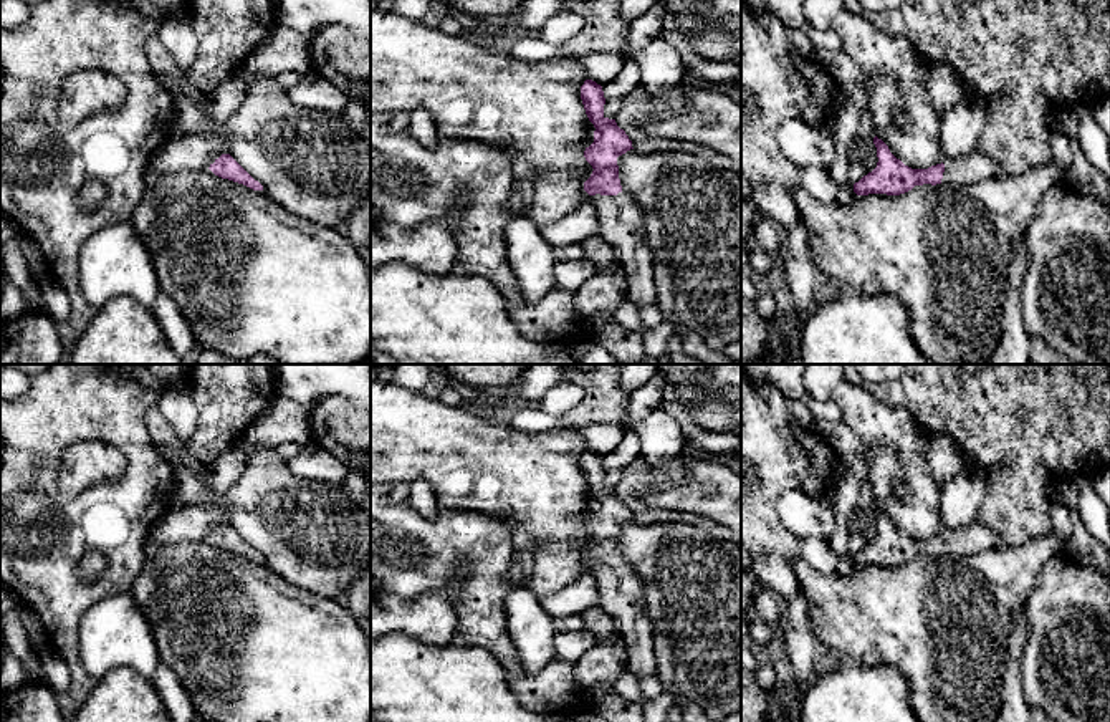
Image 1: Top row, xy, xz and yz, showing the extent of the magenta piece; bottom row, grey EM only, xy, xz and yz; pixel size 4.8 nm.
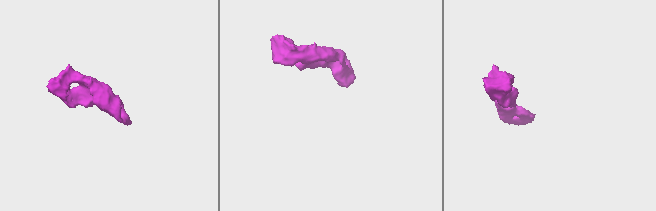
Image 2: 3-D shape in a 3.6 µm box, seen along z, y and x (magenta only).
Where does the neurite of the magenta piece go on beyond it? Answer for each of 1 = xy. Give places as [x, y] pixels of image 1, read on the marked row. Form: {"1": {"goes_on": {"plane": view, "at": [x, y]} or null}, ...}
{"1": {"goes_on": null}}

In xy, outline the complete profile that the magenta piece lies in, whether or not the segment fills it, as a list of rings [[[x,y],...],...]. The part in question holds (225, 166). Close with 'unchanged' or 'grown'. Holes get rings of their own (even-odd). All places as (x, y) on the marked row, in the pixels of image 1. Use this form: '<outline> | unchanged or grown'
[[[222,154],[208,169],[222,179],[243,184],[253,190],[263,190],[263,185],[255,180],[230,154]]] | unchanged

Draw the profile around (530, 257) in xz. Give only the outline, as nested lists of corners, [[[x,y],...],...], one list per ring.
[[[514,215],[505,229],[508,263],[524,301],[538,303],[554,283],[554,257],[539,227],[526,215]]]

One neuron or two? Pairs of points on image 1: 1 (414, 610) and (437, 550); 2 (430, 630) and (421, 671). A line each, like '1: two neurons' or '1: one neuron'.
1: two neurons
2: two neurons

